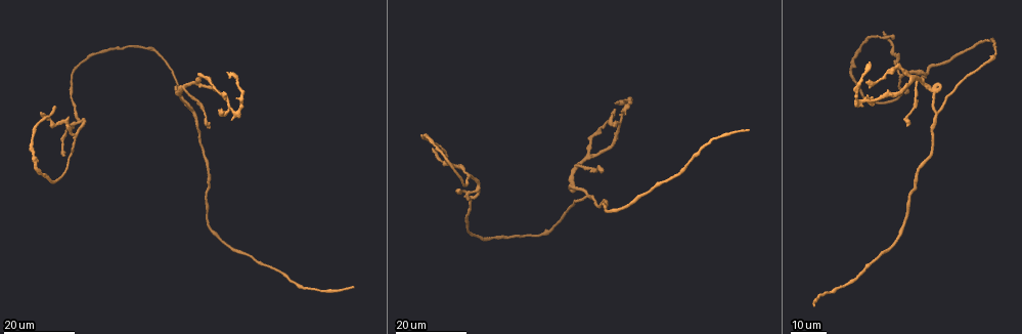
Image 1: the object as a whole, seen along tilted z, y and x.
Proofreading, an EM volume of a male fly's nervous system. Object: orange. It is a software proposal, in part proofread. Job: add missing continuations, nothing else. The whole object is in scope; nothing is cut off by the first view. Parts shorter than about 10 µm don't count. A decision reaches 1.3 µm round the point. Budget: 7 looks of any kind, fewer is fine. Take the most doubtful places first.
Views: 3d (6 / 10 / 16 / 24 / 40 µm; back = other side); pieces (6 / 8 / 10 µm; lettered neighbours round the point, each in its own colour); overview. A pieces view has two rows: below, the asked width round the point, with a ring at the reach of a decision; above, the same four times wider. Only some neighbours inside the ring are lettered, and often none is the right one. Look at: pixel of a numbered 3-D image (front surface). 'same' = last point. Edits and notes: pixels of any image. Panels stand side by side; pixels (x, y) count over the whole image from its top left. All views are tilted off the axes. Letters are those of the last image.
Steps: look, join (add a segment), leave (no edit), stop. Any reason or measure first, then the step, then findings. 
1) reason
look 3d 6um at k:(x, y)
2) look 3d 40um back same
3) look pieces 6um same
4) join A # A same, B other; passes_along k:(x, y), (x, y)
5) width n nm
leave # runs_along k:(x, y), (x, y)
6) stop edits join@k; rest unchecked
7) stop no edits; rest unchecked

long arm stops here
look 3d 16um at 1:(893, 38)

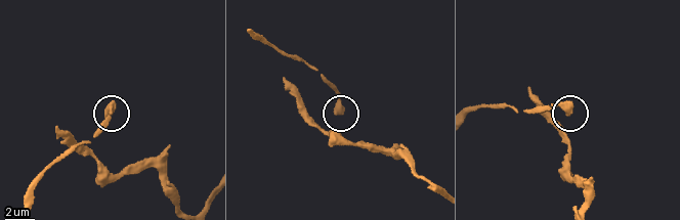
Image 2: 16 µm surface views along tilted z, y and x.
look pieces 8um at 2:(569, 112)

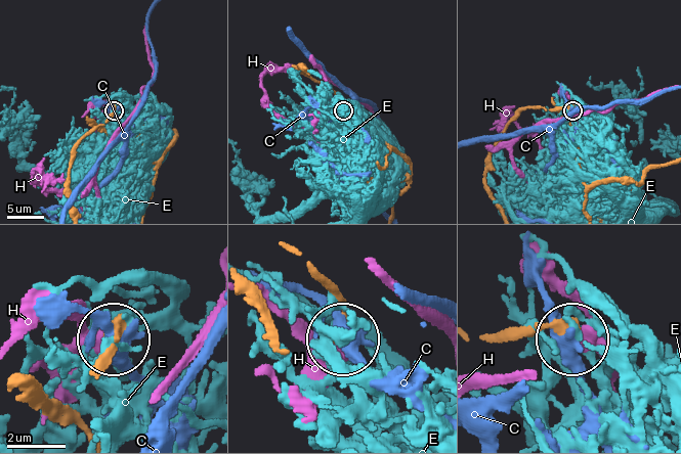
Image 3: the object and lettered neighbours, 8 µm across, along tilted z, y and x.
width 410 nm
leave # C other, E other, H other; no lettered segment goes on from it

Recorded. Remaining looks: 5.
an open end
look 3d 24um at 1:(814, 306)

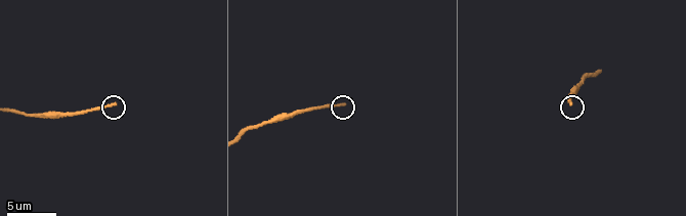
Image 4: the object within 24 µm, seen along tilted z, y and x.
look pieces 6um at 4:(344, 104)

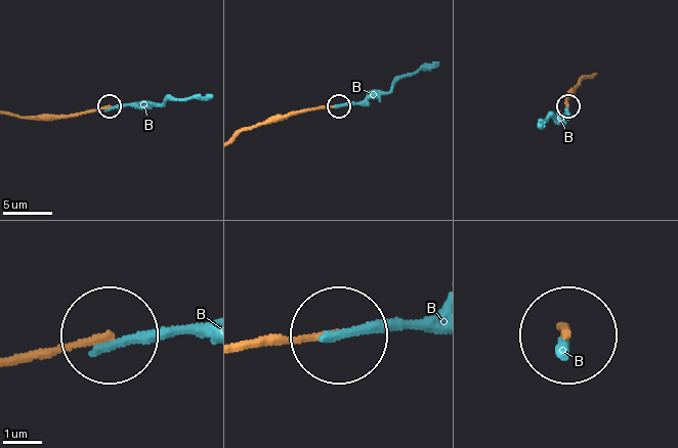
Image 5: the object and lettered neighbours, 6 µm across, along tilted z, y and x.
width 180 nm
leave # B other; runs_along 5:(242, 132), (303, 112), (338, 106); none of them fits

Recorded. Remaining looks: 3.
an open end
look 3d 16um at 1:(227, 94)

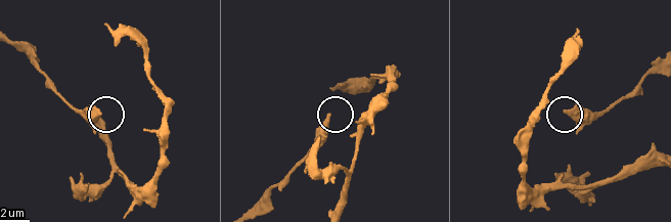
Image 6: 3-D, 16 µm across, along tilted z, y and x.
look pieces 8um at 6:(328, 115)

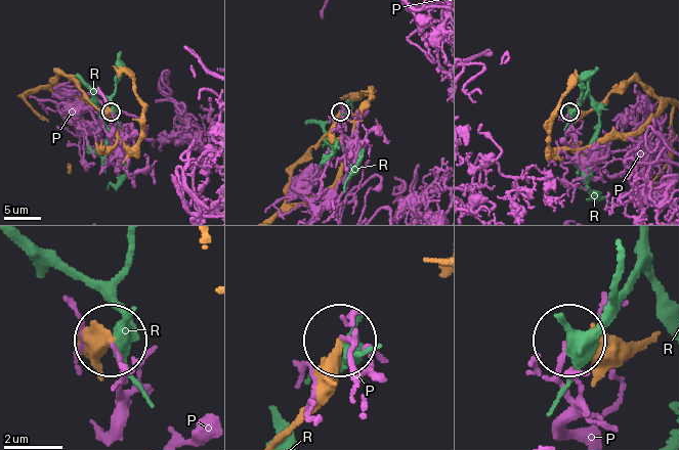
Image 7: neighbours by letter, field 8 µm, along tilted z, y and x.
width 340 nm
leave # P other, R other; runs_along 7:(35, 92), (64, 75), (73, 80), (94, 106), (109, 111); none of them fits

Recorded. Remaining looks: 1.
stop no edits; rest unchecked

